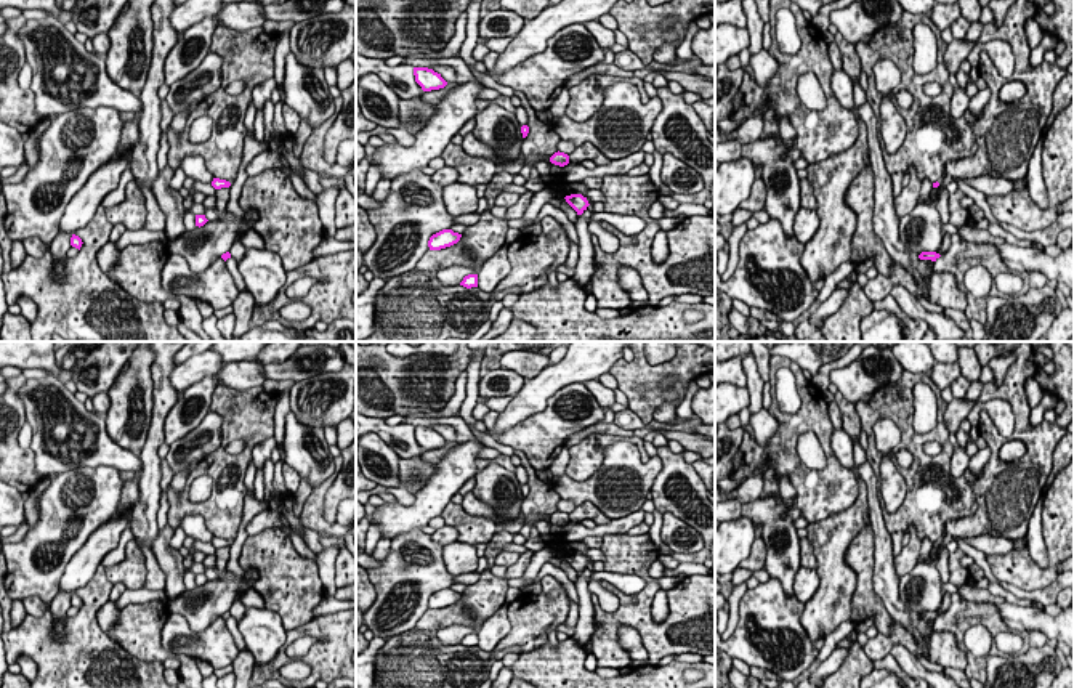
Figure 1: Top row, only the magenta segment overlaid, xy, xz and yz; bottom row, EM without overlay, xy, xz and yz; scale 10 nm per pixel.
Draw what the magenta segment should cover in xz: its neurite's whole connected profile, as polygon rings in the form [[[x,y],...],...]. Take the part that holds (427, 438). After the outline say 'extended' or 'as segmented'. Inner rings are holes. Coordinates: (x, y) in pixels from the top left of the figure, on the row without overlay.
[[[414,427],[414,435],[423,451],[439,449],[447,444],[441,433],[428,427]]]; as segmented

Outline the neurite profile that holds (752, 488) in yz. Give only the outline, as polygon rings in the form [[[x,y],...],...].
[[[760,465],[753,475],[737,488],[737,500],[741,504],[752,502],[763,494],[763,465]]]

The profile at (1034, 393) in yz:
[[[1029,377],[1024,383],[1024,391],[1026,391],[1031,409],[1040,404],[1040,401],[1044,398],[1044,390],[1037,383],[1037,380]]]

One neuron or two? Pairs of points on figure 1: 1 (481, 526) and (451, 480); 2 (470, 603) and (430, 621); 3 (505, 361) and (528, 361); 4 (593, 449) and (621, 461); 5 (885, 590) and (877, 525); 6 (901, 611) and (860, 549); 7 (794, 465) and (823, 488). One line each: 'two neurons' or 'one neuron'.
1: two neurons
2: one neuron
3: one neuron
4: two neurons
5: one neuron
6: two neurons
7: one neuron

